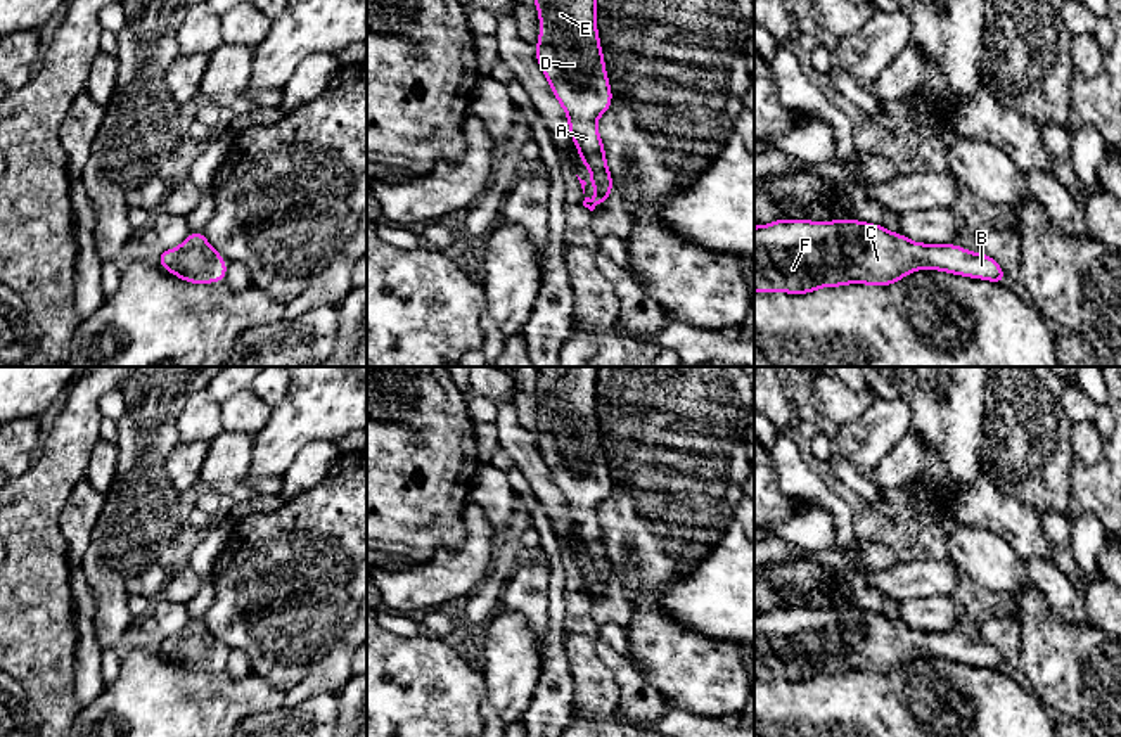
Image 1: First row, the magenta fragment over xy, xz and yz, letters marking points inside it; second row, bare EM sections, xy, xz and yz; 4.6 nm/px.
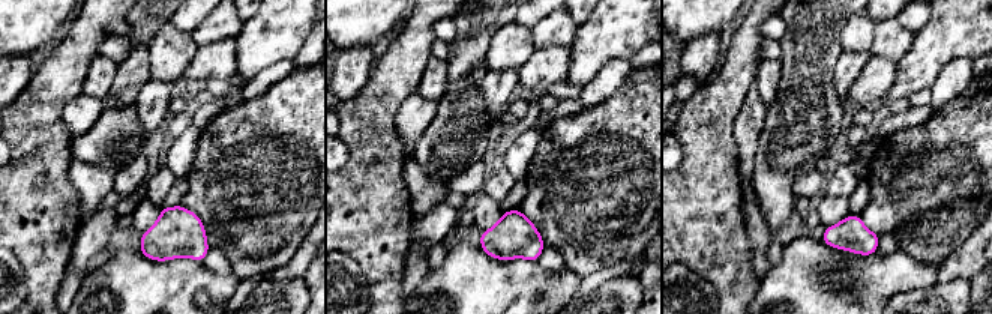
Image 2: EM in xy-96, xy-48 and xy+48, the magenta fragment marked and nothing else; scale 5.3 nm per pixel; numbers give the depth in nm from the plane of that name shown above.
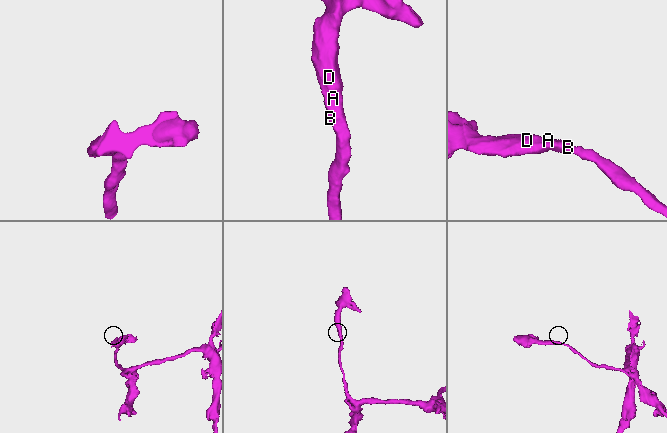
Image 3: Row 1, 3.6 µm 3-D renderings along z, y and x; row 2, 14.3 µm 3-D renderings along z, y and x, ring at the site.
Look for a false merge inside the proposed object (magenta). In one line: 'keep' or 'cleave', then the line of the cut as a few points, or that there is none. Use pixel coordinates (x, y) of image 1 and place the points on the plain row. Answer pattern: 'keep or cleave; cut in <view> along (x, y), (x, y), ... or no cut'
keep; no cut

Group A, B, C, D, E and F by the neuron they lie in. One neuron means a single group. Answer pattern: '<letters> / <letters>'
A B C D E F

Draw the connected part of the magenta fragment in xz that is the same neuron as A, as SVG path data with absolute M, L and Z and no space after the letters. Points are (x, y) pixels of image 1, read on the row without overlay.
M535 367L540 424L536 448L562 493L581 550L592 559L597 585L585 585L590 599L605 592L612 564L597 507L611 497L612 479L597 417L599 367Z

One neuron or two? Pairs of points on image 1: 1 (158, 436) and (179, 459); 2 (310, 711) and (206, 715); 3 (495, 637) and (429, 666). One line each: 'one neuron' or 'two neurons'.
1: two neurons
2: two neurons
3: two neurons

